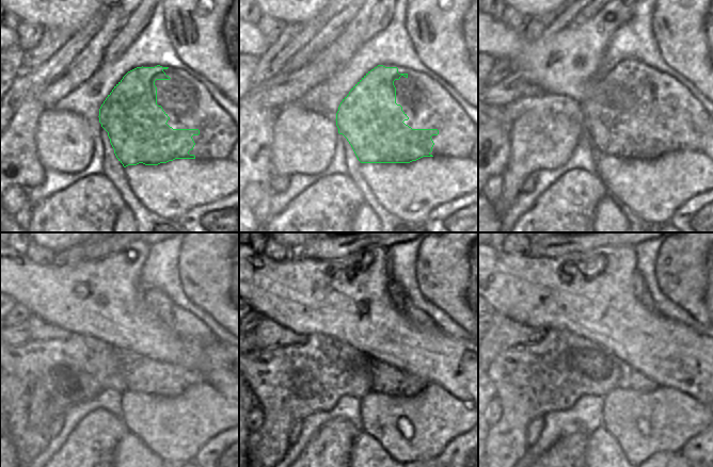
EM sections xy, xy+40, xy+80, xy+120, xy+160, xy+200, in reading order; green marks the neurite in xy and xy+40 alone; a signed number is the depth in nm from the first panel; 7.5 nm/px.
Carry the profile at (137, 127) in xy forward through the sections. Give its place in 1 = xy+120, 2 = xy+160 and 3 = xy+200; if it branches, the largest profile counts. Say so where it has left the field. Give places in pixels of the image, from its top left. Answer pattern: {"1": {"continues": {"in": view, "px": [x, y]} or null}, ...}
{"1": {"continues": {"in": "xy+120", "px": [143, 374]}}, "2": {"continues": {"in": "xy+160", "px": [386, 379]}}, "3": {"continues": {"in": "xy+200", "px": [630, 379]}}}

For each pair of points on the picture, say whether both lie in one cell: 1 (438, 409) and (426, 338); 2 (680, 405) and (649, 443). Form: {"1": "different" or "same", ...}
{"1": "different", "2": "same"}

